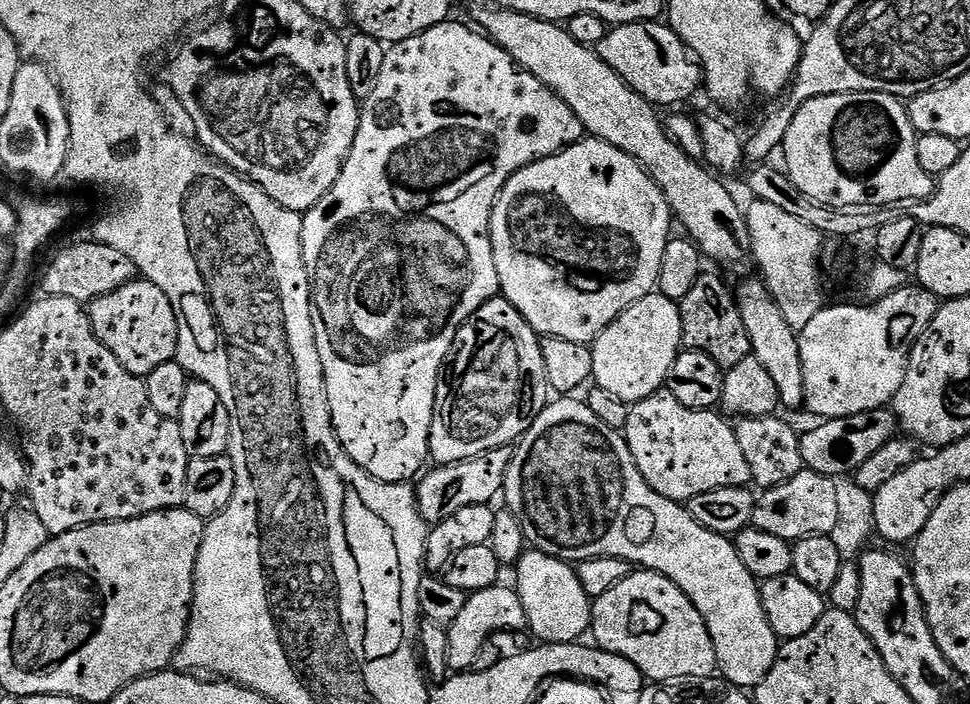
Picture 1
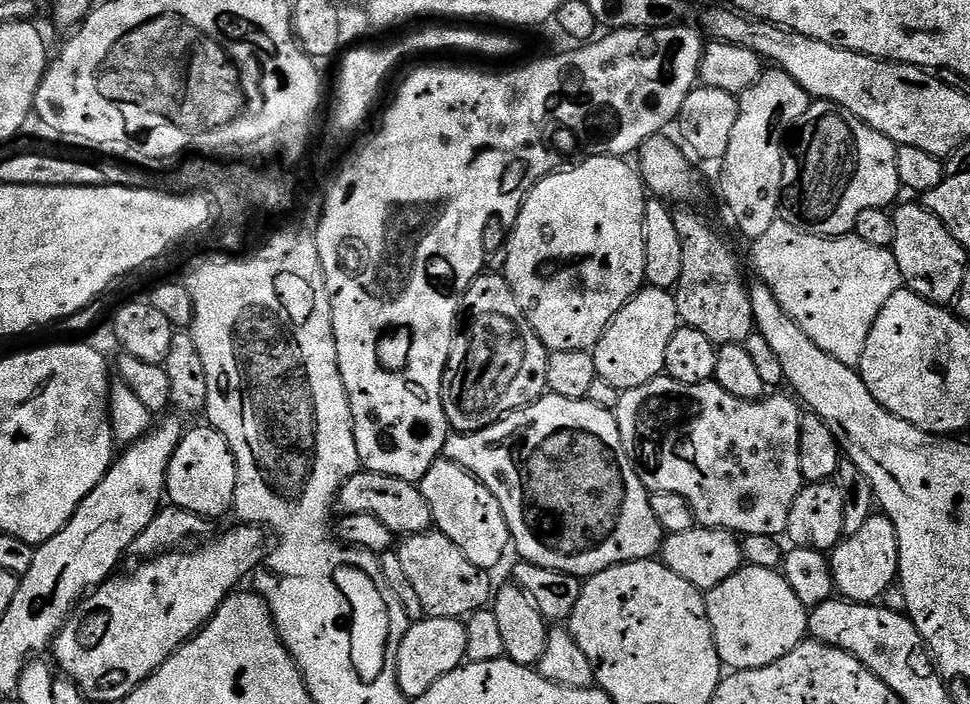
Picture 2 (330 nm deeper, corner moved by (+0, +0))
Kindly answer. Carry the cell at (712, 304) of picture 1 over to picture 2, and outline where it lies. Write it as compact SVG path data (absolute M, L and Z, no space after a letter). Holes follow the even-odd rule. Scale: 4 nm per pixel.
M679 212L674 215L674 226L678 226L678 238L682 238L682 278L676 284L674 295L680 324L700 331L710 342L721 344L743 344L754 334L754 310L750 302L750 284L744 281L740 260L732 244L707 220L696 212Z

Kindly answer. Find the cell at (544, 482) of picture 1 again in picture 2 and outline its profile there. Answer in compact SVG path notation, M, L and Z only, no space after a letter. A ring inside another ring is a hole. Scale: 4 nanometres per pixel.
M545 394L539 400L535 400L533 404L529 404L528 407L511 412L509 416L502 417L497 424L492 424L488 428L477 432L452 432L444 443L442 456L443 459L454 461L458 466L465 468L467 472L471 472L473 476L478 477L488 487L490 494L494 494L494 498L498 498L498 502L502 506L502 514L506 518L506 526L511 543L514 545L514 552L520 555L521 561L546 570L558 570L571 576L587 578L602 570L612 568L616 564L653 559L661 551L666 533L661 528L658 518L654 518L652 498L647 486L642 482L642 478L638 478L636 468L626 454L626 446L622 446L622 434L618 430L615 411L592 404L589 400L575 400L574 398Z

